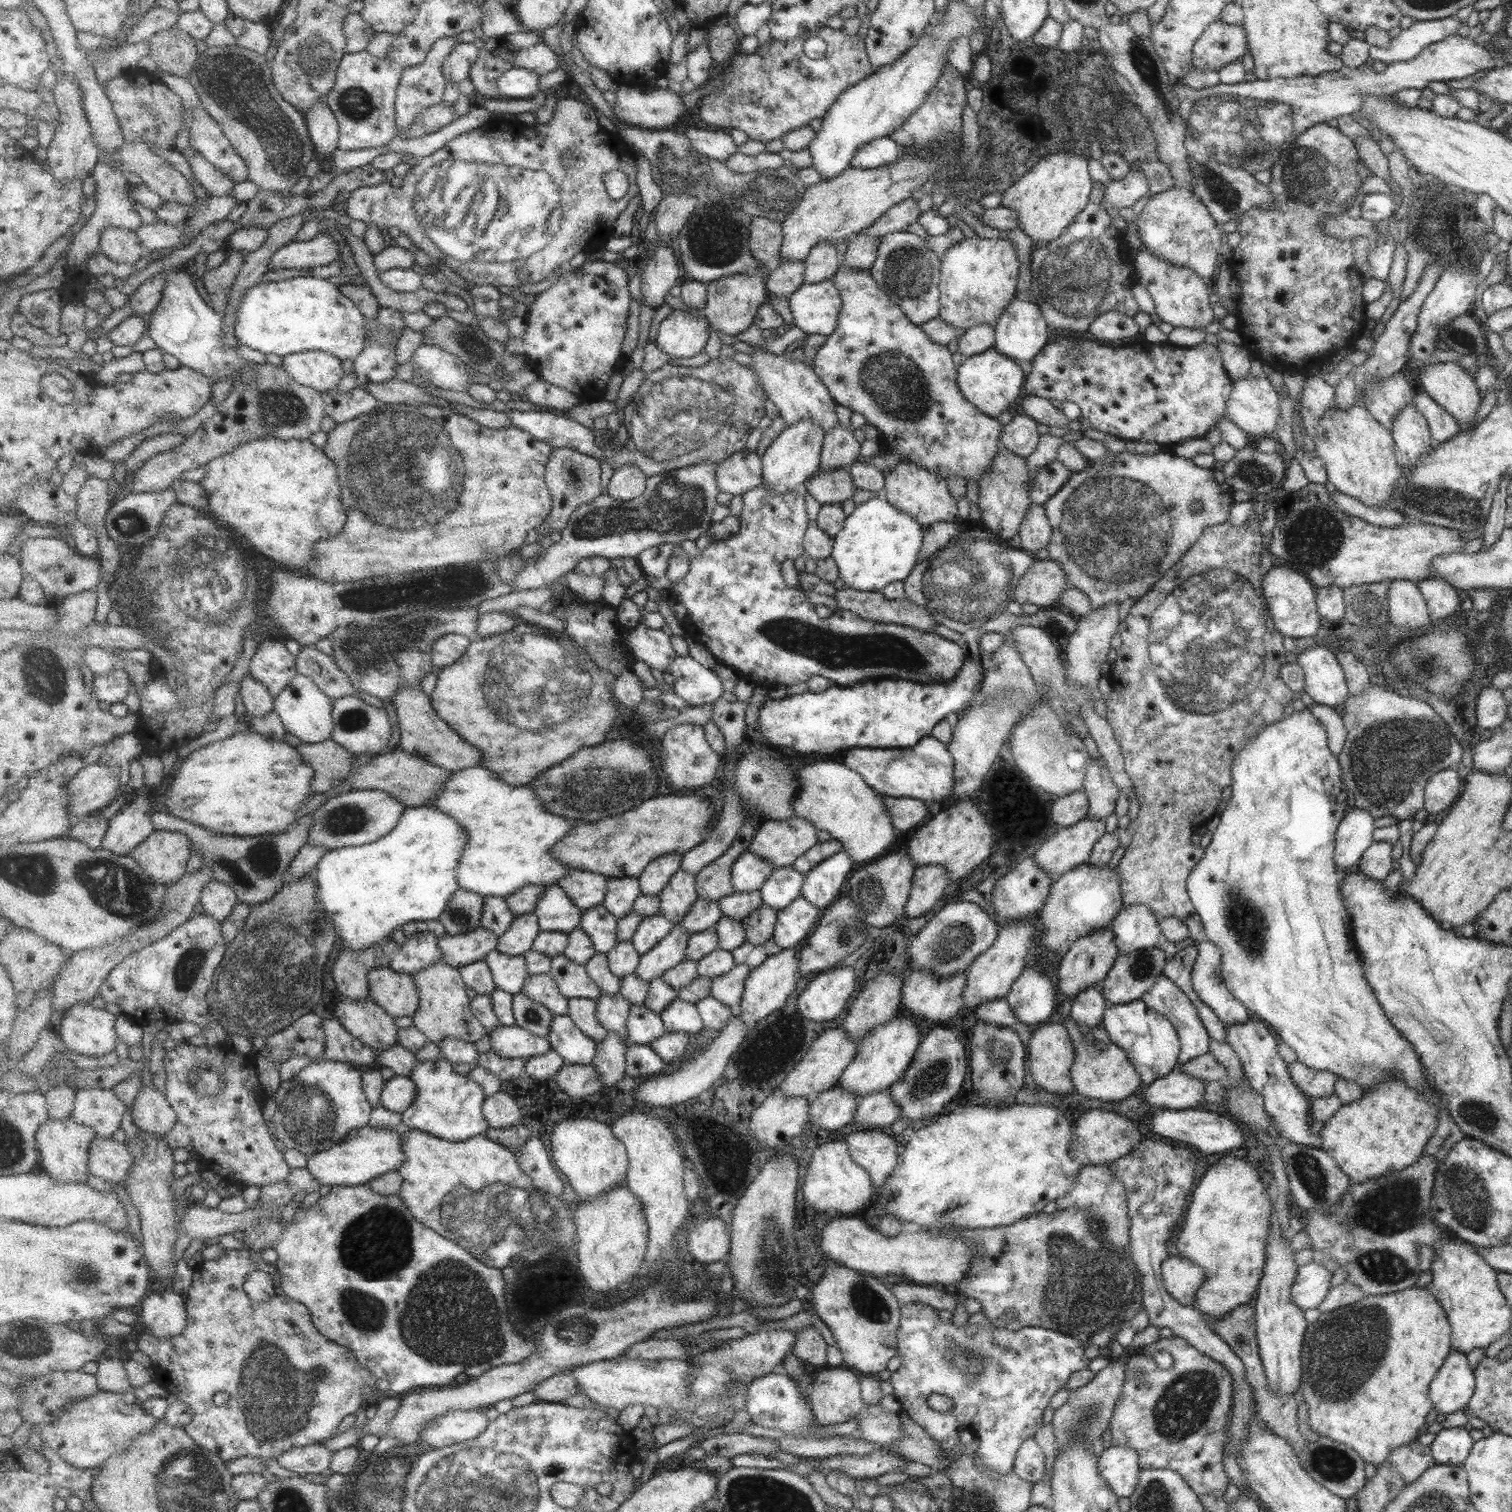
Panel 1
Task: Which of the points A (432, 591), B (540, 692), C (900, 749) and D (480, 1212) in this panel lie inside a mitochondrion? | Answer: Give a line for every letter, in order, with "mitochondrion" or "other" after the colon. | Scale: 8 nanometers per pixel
A: mitochondrion
B: mitochondrion
C: other
D: mitochondrion

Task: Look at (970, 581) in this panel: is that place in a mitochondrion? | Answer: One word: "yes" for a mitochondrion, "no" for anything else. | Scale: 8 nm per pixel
yes

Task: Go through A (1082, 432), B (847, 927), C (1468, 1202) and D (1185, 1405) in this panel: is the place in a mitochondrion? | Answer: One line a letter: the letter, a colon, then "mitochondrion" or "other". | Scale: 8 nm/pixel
A: other
B: mitochondrion
C: mitochondrion
D: mitochondrion

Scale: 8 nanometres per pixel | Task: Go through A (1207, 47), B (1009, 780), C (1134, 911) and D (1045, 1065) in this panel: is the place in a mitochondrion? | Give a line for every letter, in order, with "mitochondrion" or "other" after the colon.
A: other
B: other
C: other
D: other

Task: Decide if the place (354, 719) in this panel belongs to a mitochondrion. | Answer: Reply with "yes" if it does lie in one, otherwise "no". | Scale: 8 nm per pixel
yes

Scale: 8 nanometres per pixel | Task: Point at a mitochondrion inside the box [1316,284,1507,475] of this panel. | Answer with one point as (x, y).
(1462, 338)

